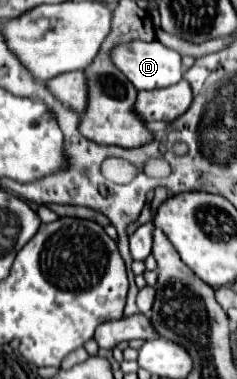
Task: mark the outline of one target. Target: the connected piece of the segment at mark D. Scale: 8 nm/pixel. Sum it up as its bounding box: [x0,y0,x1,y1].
[113,40,183,90]

